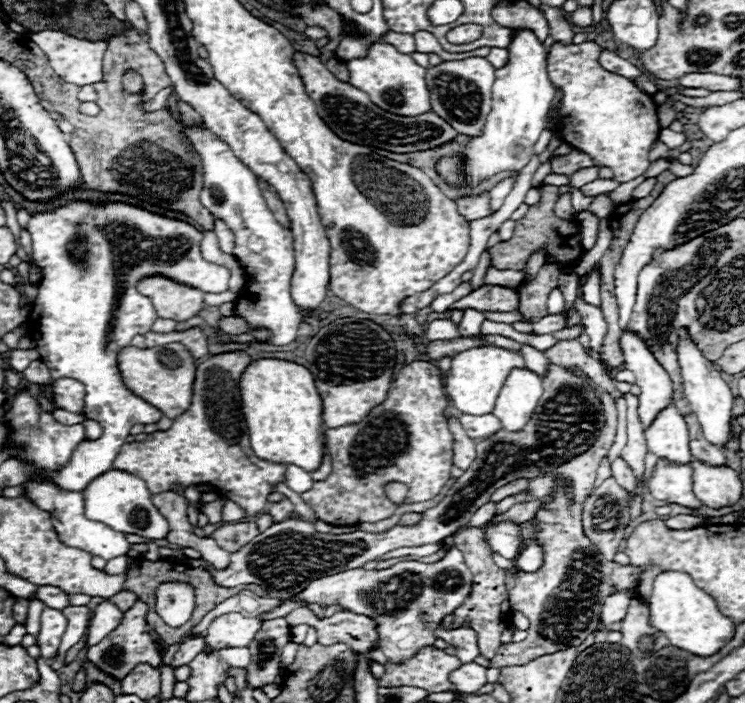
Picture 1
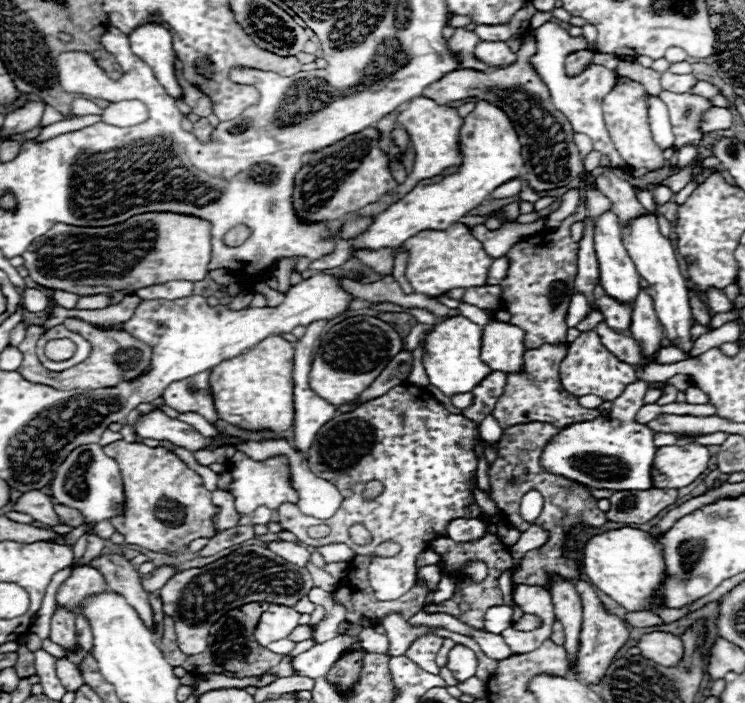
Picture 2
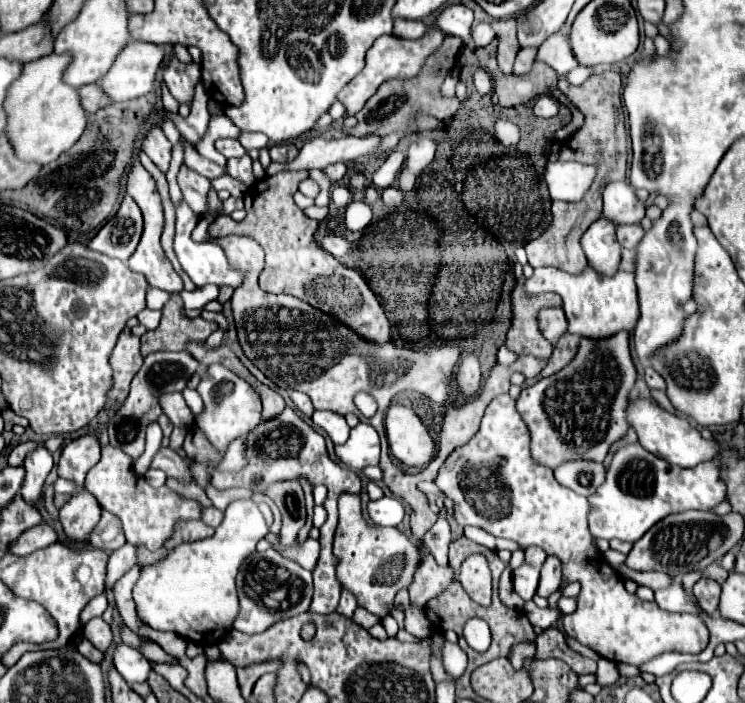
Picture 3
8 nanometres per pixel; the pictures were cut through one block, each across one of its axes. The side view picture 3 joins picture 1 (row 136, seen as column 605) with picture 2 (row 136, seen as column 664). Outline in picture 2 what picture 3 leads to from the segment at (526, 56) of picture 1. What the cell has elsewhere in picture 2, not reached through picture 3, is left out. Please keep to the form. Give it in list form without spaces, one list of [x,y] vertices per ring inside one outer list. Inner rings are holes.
[[[476,102],[476,108],[464,118],[464,126],[460,130],[460,150],[464,156],[464,164],[452,172],[446,172],[444,176],[422,180],[414,190],[410,190],[402,200],[390,204],[386,210],[382,210],[378,216],[374,216],[372,224],[362,232],[360,236],[352,240],[336,238],[334,252],[314,260],[310,264],[310,270],[324,272],[336,266],[342,266],[352,258],[354,250],[380,250],[380,248],[398,248],[408,238],[422,230],[446,230],[454,222],[460,220],[460,216],[468,214],[472,208],[476,208],[482,200],[486,200],[494,188],[500,184],[516,178],[520,174],[520,168],[524,166],[522,154],[520,154],[520,142],[514,132],[514,126],[510,118],[496,108],[490,102]]]

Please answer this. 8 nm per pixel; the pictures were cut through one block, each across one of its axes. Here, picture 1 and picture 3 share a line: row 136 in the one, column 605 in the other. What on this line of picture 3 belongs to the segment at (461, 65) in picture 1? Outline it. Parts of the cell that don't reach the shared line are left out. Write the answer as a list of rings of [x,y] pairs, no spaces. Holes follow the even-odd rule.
[[[578,460],[578,462],[566,462],[566,466],[560,466],[558,472],[554,472],[556,480],[574,490],[580,496],[590,496],[596,492],[596,488],[602,484],[606,470],[602,464],[596,462],[586,462],[586,460]]]

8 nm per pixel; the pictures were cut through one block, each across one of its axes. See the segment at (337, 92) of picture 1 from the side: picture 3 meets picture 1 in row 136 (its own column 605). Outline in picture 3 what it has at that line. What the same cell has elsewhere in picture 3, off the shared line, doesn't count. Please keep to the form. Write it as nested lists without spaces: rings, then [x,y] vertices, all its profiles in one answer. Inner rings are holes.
[[[618,332],[612,338],[602,342],[592,342],[582,338],[576,358],[558,374],[542,378],[530,388],[522,388],[520,396],[516,398],[516,410],[520,412],[522,420],[530,430],[530,452],[534,462],[556,470],[564,462],[572,460],[590,460],[602,462],[610,444],[626,434],[626,404],[632,386],[636,384],[636,366],[630,356],[630,342],[628,332]]]

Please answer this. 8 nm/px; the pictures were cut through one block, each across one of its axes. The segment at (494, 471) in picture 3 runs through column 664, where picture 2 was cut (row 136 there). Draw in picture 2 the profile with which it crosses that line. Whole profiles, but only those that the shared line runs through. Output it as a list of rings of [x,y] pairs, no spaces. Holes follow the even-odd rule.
[[[624,80],[622,84],[618,84],[610,96],[604,98],[602,102],[602,110],[604,110],[604,122],[606,128],[610,132],[610,138],[618,150],[618,154],[634,168],[650,168],[650,170],[658,170],[666,164],[662,150],[654,144],[654,138],[650,134],[650,126],[648,126],[648,106],[646,106],[646,90],[642,84],[634,82],[634,80]]]

